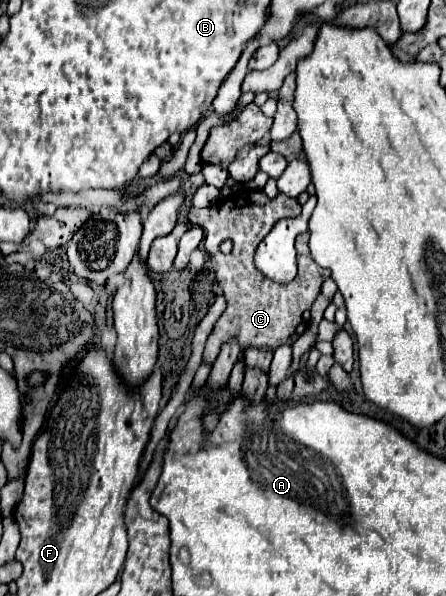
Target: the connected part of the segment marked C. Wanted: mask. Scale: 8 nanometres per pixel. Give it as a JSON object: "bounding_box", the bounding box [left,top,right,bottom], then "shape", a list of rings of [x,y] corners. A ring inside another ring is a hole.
{"bounding_box":[189,189,331,365],"shape":[[[259,189],[237,191],[203,209],[191,207],[189,221],[205,231],[205,249],[217,259],[217,283],[221,285],[227,299],[227,311],[217,321],[205,345],[203,363],[213,365],[221,345],[233,339],[239,341],[241,349],[247,347],[275,349],[279,345],[293,345],[297,337],[305,333],[311,317],[311,305],[319,295],[321,283],[331,275],[329,269],[315,265],[315,259],[309,253],[309,233],[301,233],[297,237],[299,273],[291,283],[275,283],[265,275],[261,275],[259,271],[255,271],[253,265],[255,247],[271,231],[271,225],[281,217],[297,217],[299,213],[301,203],[297,199],[287,197],[283,193],[277,193],[275,199],[269,199]],[[223,239],[233,241],[233,251],[229,255],[223,255],[219,251],[219,243]]]}

